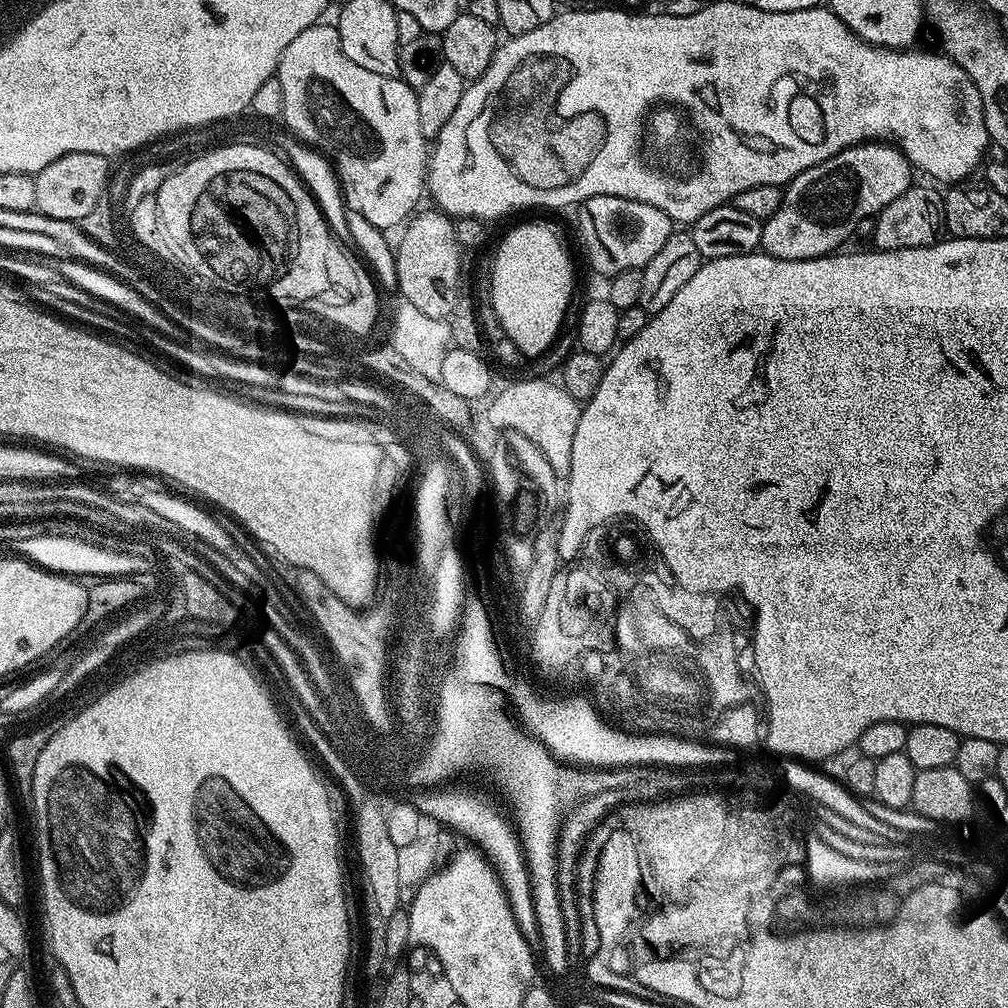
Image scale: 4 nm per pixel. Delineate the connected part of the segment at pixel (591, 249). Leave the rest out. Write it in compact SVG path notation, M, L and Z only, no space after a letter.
M598 194L579 205L580 236L588 251L588 260L604 278L616 276L622 270L643 269L662 250L666 238L674 231L674 221L658 206L646 206L634 198L618 198L614 194Z

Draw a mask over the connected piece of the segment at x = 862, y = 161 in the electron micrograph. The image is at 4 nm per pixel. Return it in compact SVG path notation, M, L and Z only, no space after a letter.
M865 142L842 150L818 166L802 170L783 185L778 210L769 220L763 221L764 229L760 248L768 256L779 260L813 260L843 249L848 239L855 237L855 226L862 218L877 216L898 194L913 187L914 169L910 161L891 142Z

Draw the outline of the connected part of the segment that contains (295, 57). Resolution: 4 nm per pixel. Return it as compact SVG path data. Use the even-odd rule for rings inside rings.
M317 22L310 25L306 30L302 30L302 34L298 34L298 38L294 38L294 42L290 42L290 46L286 46L286 50L280 59L280 65L276 67L275 79L279 80L282 86L282 102L284 103L282 120L288 123L290 130L288 132L293 137L299 138L314 149L323 150L325 153L330 154L331 159L341 162L342 176L340 177L340 182L343 188L348 188L348 201L352 210L362 214L363 218L366 218L368 222L378 229L389 230L388 228L396 227L396 229L399 229L417 211L418 205L416 203L419 202L420 195L423 197L426 192L430 142L422 134L422 125L418 123L417 89L411 88L402 79L374 74L370 70L365 70L363 66L358 66L358 62L350 62L350 58L346 58L346 54L342 54L342 42L338 38L338 30L335 23L324 23Z

